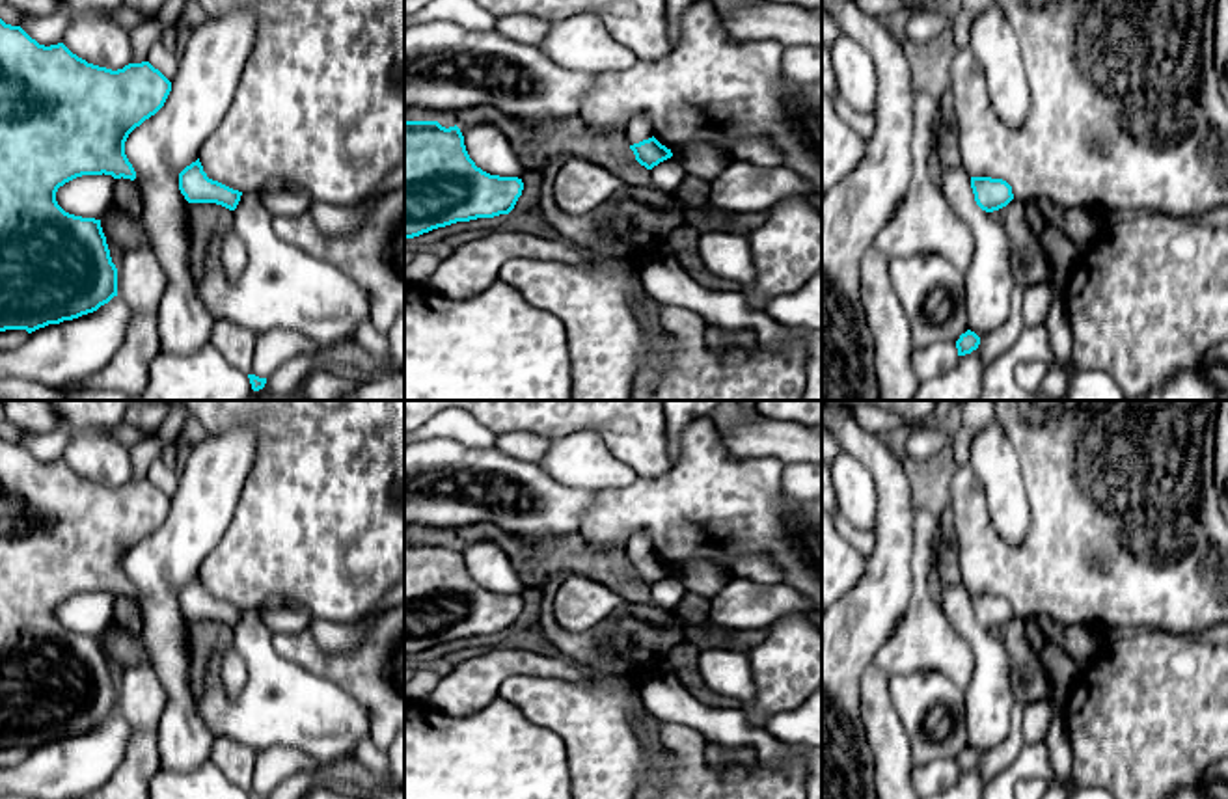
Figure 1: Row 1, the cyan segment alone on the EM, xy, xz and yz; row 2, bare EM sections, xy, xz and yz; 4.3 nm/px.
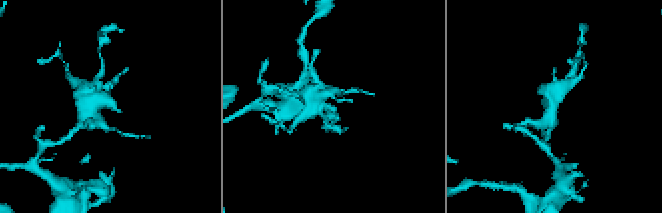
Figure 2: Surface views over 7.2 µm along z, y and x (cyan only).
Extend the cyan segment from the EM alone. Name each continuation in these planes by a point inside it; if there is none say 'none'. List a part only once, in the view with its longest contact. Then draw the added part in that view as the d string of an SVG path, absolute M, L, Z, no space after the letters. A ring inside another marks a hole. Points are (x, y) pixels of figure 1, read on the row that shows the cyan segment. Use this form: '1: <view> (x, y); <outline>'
none

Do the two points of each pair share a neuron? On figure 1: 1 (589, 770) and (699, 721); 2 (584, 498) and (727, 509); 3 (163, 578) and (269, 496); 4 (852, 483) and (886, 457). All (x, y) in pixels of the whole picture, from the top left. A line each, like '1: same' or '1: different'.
1: different
2: different
3: different
4: different

